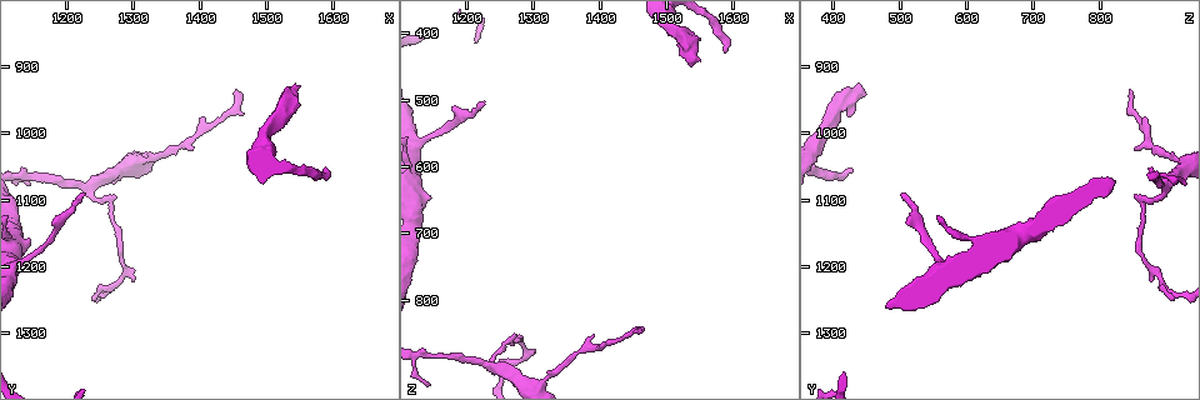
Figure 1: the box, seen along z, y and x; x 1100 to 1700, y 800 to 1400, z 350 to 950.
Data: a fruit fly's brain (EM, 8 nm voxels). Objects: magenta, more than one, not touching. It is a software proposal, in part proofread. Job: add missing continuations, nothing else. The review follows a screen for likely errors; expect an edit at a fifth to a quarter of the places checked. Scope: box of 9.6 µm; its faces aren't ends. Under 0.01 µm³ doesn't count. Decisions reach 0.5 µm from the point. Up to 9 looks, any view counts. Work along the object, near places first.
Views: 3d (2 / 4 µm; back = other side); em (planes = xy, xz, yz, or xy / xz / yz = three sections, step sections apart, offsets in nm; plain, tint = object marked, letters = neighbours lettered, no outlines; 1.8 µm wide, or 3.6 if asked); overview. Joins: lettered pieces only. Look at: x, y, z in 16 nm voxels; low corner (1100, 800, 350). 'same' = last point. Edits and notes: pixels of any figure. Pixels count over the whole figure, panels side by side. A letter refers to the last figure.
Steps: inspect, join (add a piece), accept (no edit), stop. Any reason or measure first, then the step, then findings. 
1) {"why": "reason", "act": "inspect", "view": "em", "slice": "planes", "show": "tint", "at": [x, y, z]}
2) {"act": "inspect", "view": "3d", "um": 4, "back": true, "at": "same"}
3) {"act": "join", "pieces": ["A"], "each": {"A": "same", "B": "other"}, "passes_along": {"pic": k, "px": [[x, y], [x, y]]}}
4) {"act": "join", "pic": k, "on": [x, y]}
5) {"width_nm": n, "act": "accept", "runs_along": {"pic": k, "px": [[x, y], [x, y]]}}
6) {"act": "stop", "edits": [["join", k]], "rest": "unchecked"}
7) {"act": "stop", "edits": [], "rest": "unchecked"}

{"why": "free end", "act": "inspect", "view": "em", "slice": "planes", "show": "letters", "at": [1450, 935, 845]}

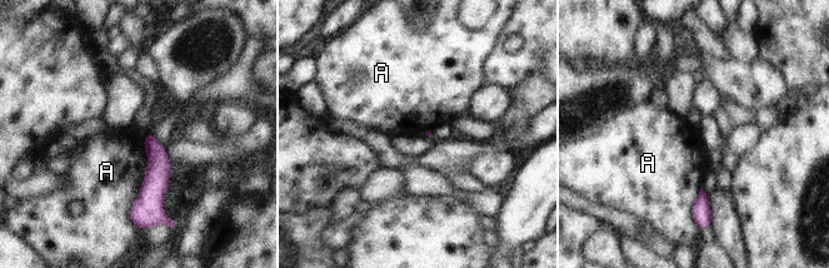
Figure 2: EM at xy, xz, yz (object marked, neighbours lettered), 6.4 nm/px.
{"act": "accept", "each": {"A": "other"}, "found": "no lettered piece goes on from it"}

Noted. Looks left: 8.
{"why": "three-way junction", "act": "inspect", "view": "3d", "um": 4, "at": [1240, 1080, 895]}

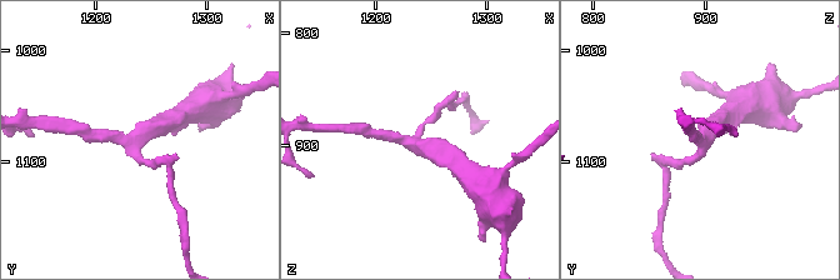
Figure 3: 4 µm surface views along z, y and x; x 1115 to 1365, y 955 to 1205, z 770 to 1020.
{"act": "inspect", "view": "em", "slice": "xy", "step": 4, "show": "letters", "at": [1238, 1080, 900]}

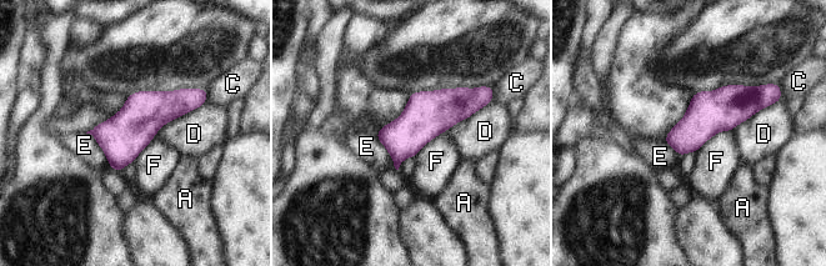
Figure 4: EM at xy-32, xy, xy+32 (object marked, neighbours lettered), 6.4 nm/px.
{"act": "accept", "each": {"A": "other", "C": "other", "D": "other", "E": "other", "F": "other"}, "border": {"pic": 4, "px": [[205, 103], [168, 121], [151, 140]]}, "found": "none of them fits"}

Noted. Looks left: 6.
{"why": "end of a long branch", "act": "inspect", "view": "3d", "um": 2, "back": true, "at": [1225, 1090, 505]}

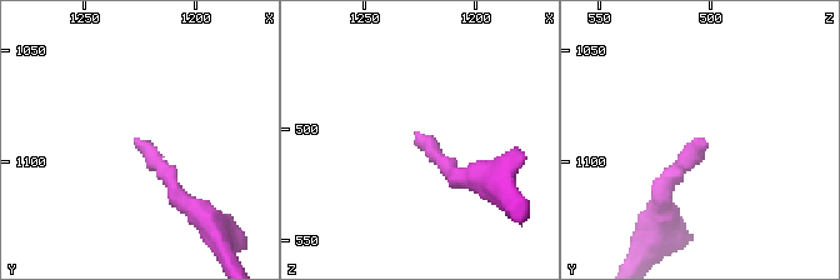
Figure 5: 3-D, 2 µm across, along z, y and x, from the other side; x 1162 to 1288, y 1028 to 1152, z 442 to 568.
{"act": "inspect", "view": "em", "slice": "planes", "show": "plain", "at": [1227, 1090, 508]}

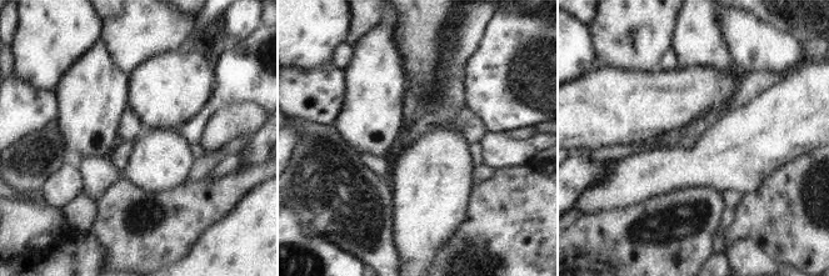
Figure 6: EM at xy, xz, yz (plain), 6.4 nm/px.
{"why": "what lies round it", "act": "inspect", "view": "em", "slice": "planes", "show": "letters", "at": "same"}

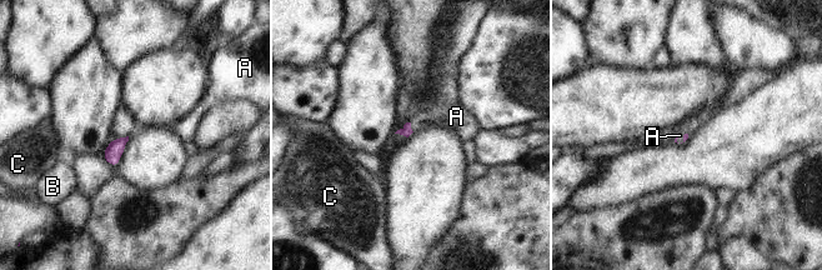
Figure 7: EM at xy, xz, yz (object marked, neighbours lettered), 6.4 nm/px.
{"act": "join", "pieces": ["A"], "each": {"A": "same", "B": "other", "C": "other"}, "passes_along": {"pic": 7, "px": [[406, 130], [410, 128], [446, 116]]}, "found": "the neuron continues"}

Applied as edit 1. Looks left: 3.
{"why": "free end", "act": "inspect", "view": "em", "slice": "planes", "show": "letters", "at": [1585, 1055, 430]}

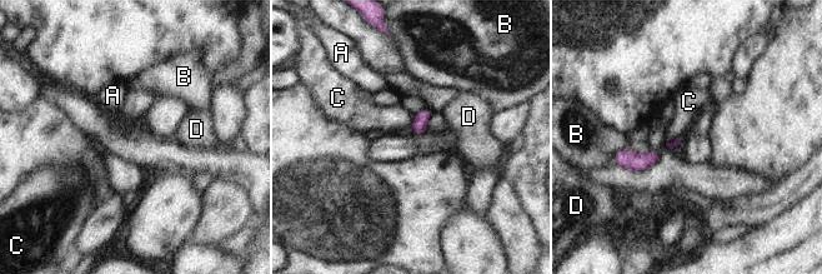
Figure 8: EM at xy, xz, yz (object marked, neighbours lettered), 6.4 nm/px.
{"longest_contact_nm": ["B", 150], "act": "accept", "each": {"A": "other", "B": "other", "C": "other", "D": "other"}, "found": "no lettered piece goes on from it"}

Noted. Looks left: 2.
{"act": "stop", "edits": [["join", 7]], "rest": "unchecked"}

